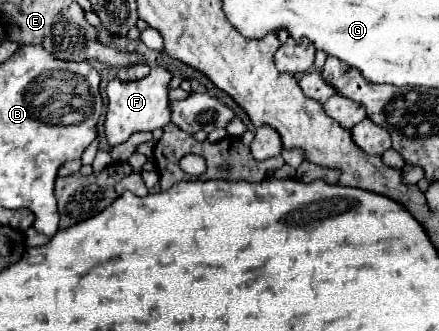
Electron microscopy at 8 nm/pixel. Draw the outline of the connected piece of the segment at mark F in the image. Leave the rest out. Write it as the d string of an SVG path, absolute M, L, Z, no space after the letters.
M153 68L143 80L121 82L113 78L107 82L107 116L105 116L105 136L109 146L119 146L129 140L135 132L153 132L155 128L163 128L171 122L169 110L169 94L167 86L171 80L171 72L165 68Z

